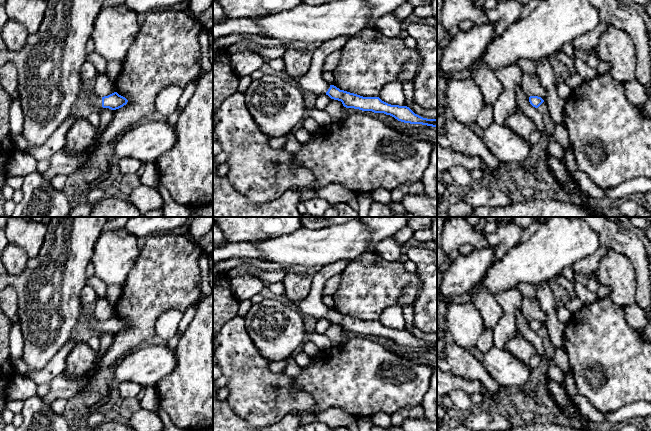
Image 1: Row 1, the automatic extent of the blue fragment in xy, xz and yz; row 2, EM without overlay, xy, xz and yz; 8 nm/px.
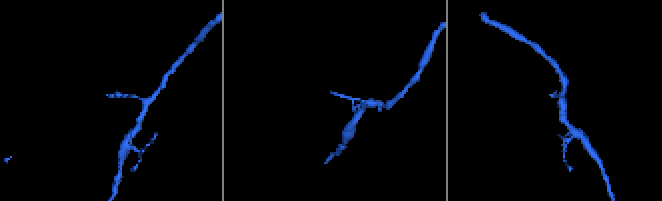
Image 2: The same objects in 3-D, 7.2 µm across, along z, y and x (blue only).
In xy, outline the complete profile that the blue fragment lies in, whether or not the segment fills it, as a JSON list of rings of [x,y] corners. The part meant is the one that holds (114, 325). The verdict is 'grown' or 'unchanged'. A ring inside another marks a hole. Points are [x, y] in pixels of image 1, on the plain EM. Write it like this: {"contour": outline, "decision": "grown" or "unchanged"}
{"contour": [[[114,316],[108,320],[101,321],[95,317],[90,319],[88,326],[97,331],[109,332],[111,334],[116,334],[127,328],[128,324]]], "decision": "grown"}

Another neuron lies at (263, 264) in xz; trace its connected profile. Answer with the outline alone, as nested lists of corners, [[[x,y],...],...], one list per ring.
[[[256,260],[253,261],[253,263],[264,270],[282,270],[286,273],[286,275],[289,273],[296,273],[299,275],[309,275],[313,277],[321,269],[321,267],[284,266],[268,260]]]

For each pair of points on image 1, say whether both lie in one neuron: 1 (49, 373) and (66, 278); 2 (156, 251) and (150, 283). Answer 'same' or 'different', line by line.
1: different
2: same

